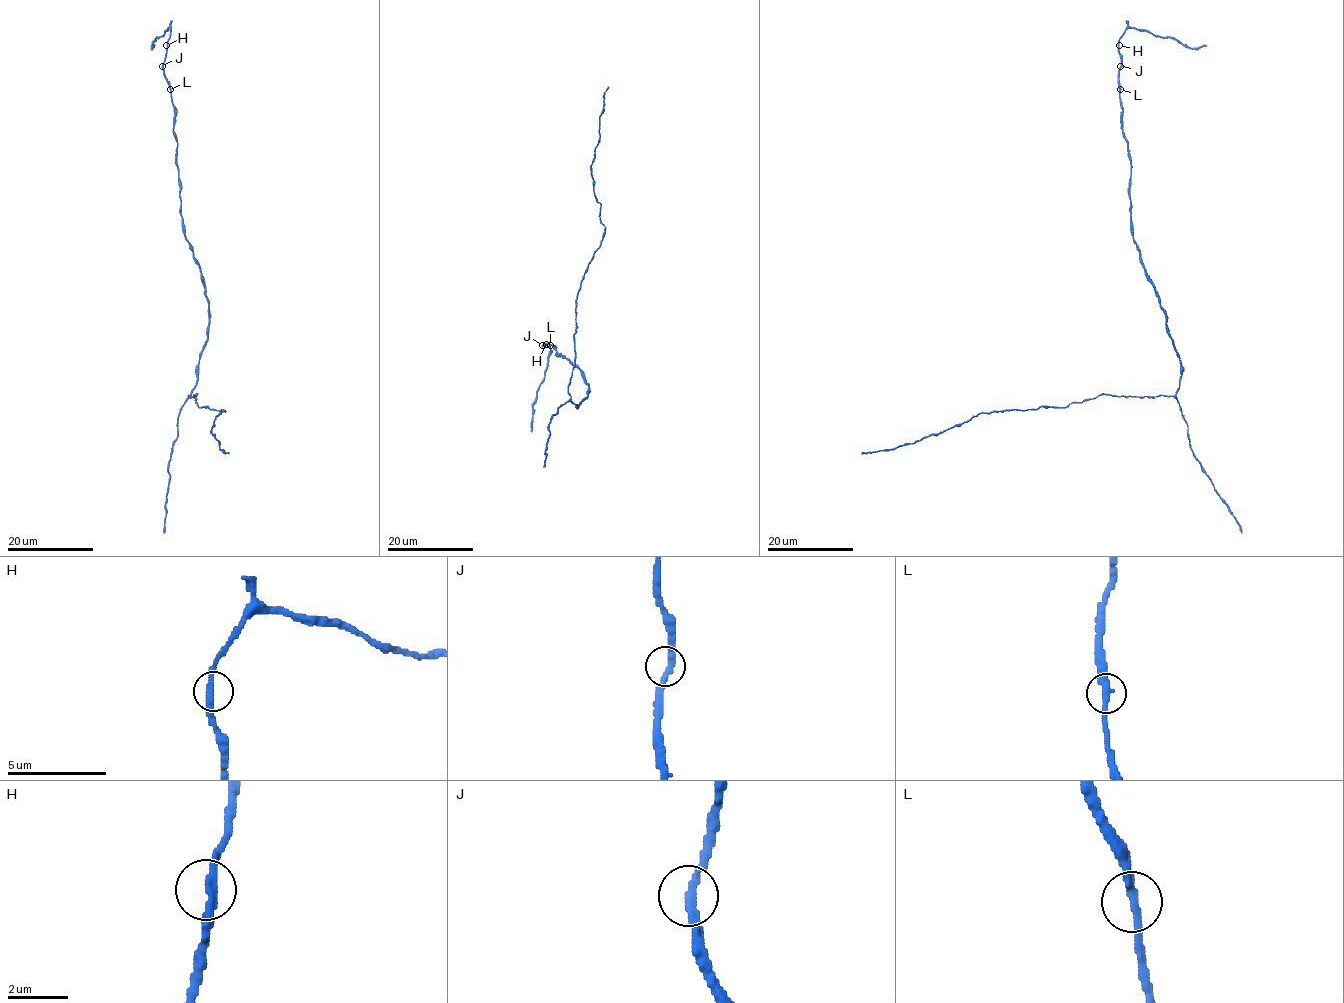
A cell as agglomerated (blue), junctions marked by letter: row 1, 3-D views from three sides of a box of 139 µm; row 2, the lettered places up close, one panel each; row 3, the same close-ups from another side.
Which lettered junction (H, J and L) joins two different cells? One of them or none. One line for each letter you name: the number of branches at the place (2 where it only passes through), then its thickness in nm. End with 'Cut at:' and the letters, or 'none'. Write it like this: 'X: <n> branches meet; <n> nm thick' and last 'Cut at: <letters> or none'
Cut at: none

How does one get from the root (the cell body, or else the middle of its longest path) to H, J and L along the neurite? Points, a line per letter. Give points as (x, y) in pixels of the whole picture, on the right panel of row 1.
H: (1167, 333), (1166, 313), (1132, 235), (1129, 187), (1131, 164), (1127, 141), (1122, 130), (1119, 45)
J: (1167, 333), (1166, 313), (1132, 235), (1129, 187), (1131, 164), (1127, 141), (1122, 130), (1120, 66)
L: (1167, 333), (1166, 313), (1132, 235), (1129, 187), (1131, 164), (1127, 141), (1122, 130), (1120, 89)

